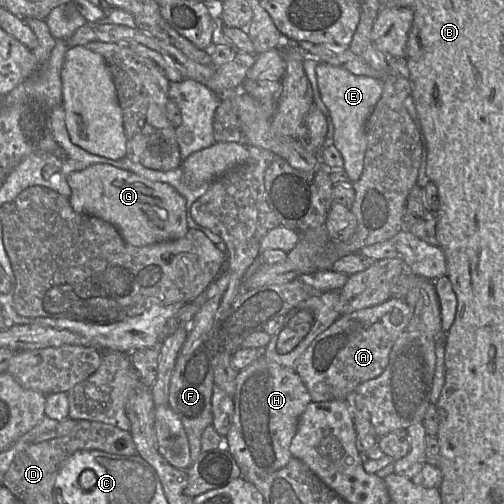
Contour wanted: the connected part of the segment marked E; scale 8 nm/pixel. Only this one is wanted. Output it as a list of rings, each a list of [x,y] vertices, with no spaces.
[[[320,62],[316,67],[317,83],[321,99],[333,123],[331,142],[341,153],[343,169],[352,182],[356,182],[363,171],[367,138],[366,122],[379,101],[383,91],[383,80],[368,76],[355,75],[343,68]]]

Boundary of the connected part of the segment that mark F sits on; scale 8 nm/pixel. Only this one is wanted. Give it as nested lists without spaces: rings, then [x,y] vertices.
[[[298,278],[283,284],[264,285],[250,290],[242,290],[230,306],[216,318],[208,332],[189,347],[182,345],[170,379],[168,404],[181,420],[188,436],[191,464],[202,451],[203,431],[213,423],[214,370],[221,355],[234,354],[251,333],[262,331],[270,320],[286,315],[300,302],[322,293],[324,292],[303,283]]]

